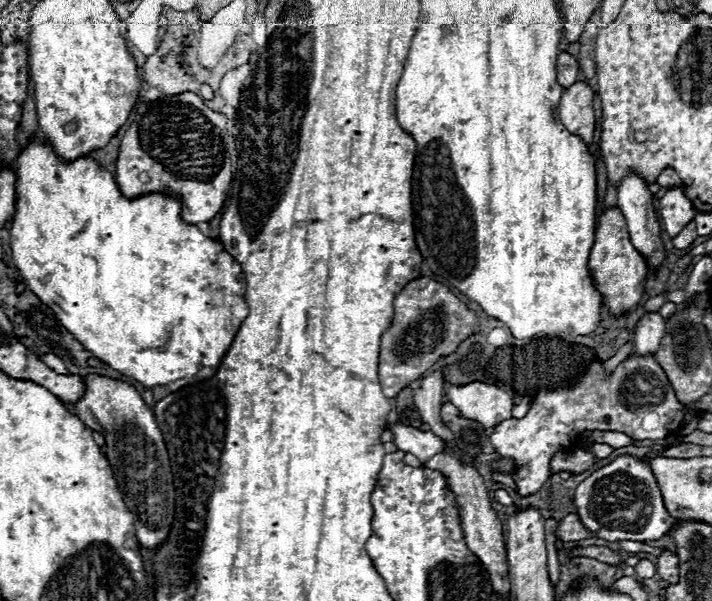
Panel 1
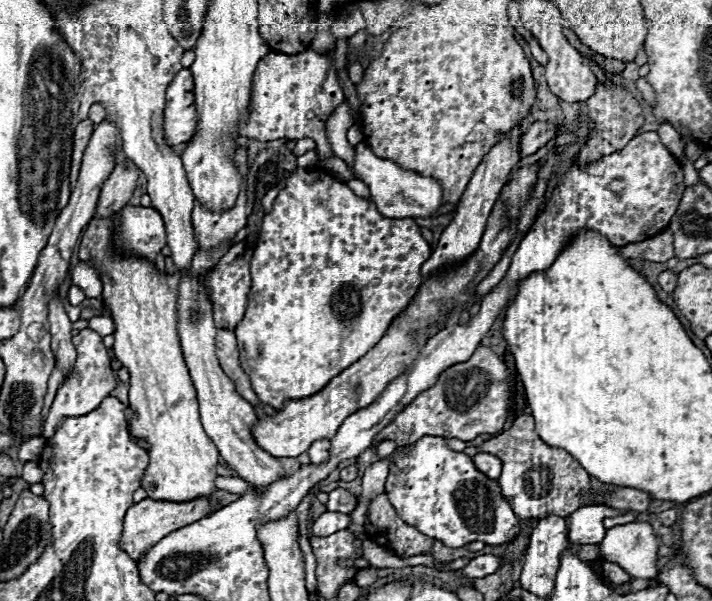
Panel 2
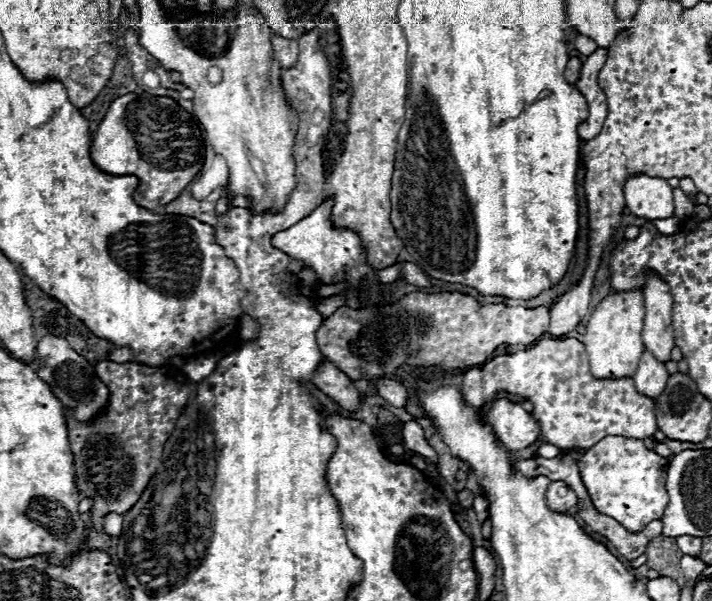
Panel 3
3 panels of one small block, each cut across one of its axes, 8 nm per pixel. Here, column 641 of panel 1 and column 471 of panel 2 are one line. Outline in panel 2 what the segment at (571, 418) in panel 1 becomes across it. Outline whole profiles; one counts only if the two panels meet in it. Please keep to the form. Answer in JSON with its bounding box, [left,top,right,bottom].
[374,346,510,448]

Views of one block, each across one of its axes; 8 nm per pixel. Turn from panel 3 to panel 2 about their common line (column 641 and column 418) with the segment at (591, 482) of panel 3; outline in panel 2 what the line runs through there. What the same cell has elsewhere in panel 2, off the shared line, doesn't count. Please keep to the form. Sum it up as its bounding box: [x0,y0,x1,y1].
[384,436,520,548]

